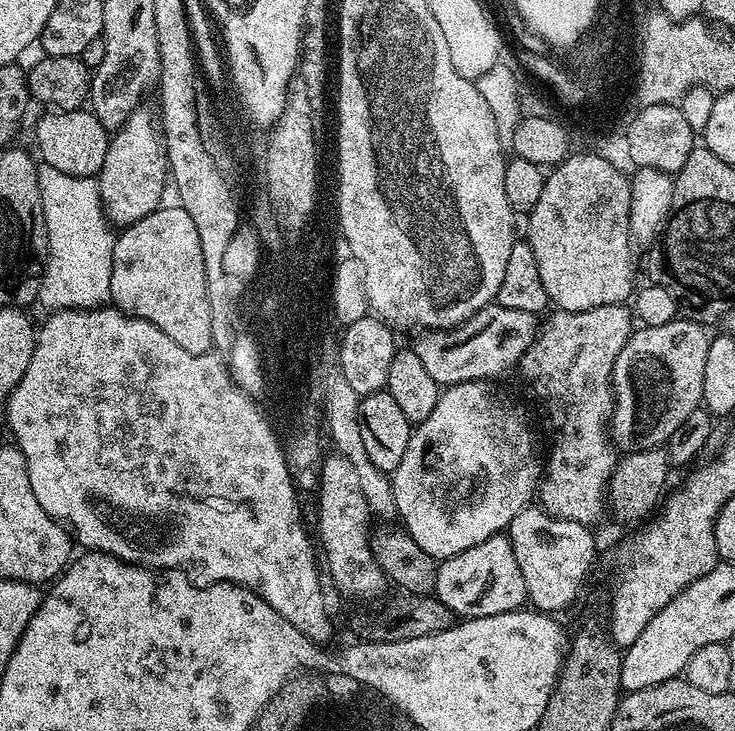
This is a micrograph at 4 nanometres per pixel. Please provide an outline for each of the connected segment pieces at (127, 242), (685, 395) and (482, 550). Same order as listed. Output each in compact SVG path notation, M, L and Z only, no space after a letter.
M161 206L146 218L127 225L121 232L124 233L119 233L114 242L110 270L111 303L128 316L136 316L139 320L158 326L158 330L174 338L182 350L190 350L190 354L211 353L214 348L212 307L204 273L202 242L198 242L198 229L194 227L190 214L186 214L186 210L179 206Z
M677 318L666 322L666 326L650 326L649 328L640 326L629 336L626 346L622 346L622 350L618 354L618 358L614 362L614 370L612 371L612 414L610 417L610 439L621 453L627 454L637 452L638 450L650 450L651 448L659 448L667 445L668 439L674 434L674 430L678 430L678 426L682 426L682 422L686 422L686 418L690 418L690 414L694 414L694 410L701 407L704 395L702 394L702 377L706 370L706 350L710 332L703 324L696 323L695 320L687 318Z
M497 534L486 538L470 549L439 561L434 596L460 618L506 614L523 609L526 604L526 582L522 582L522 569L514 558L514 546L507 535Z

